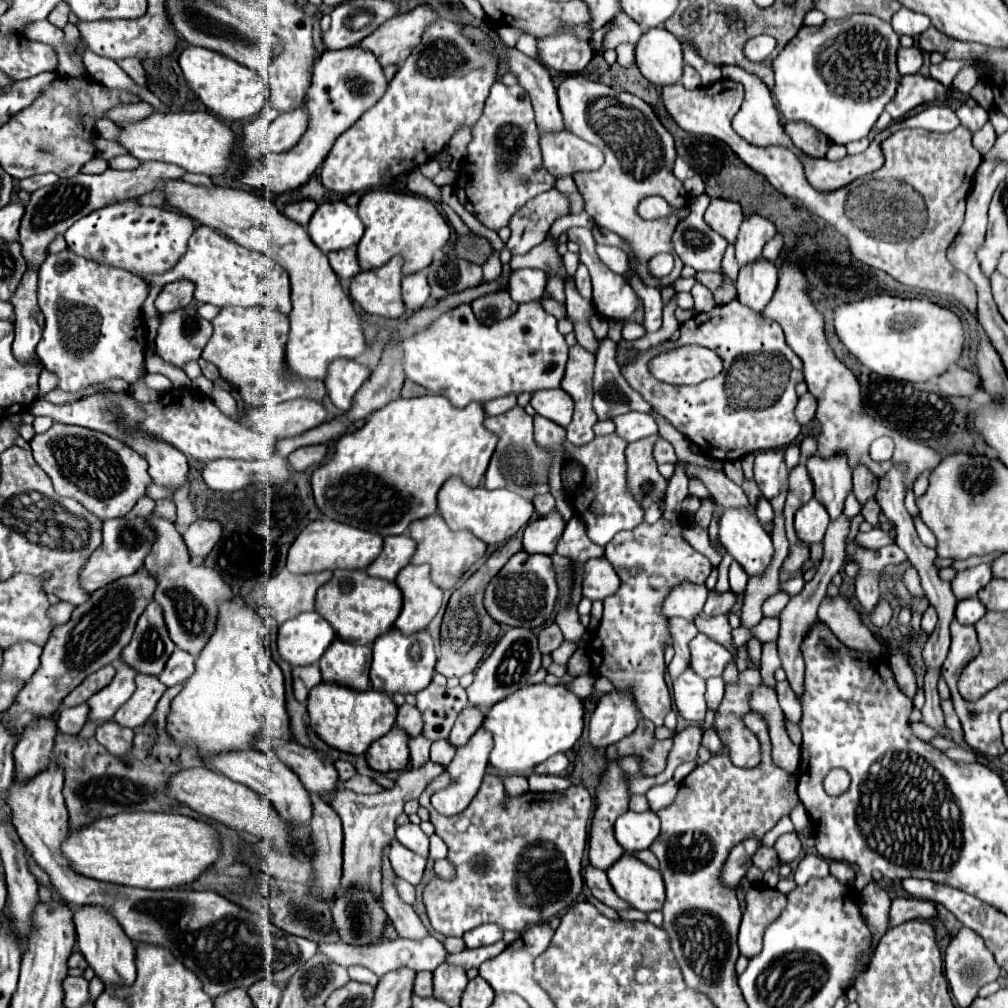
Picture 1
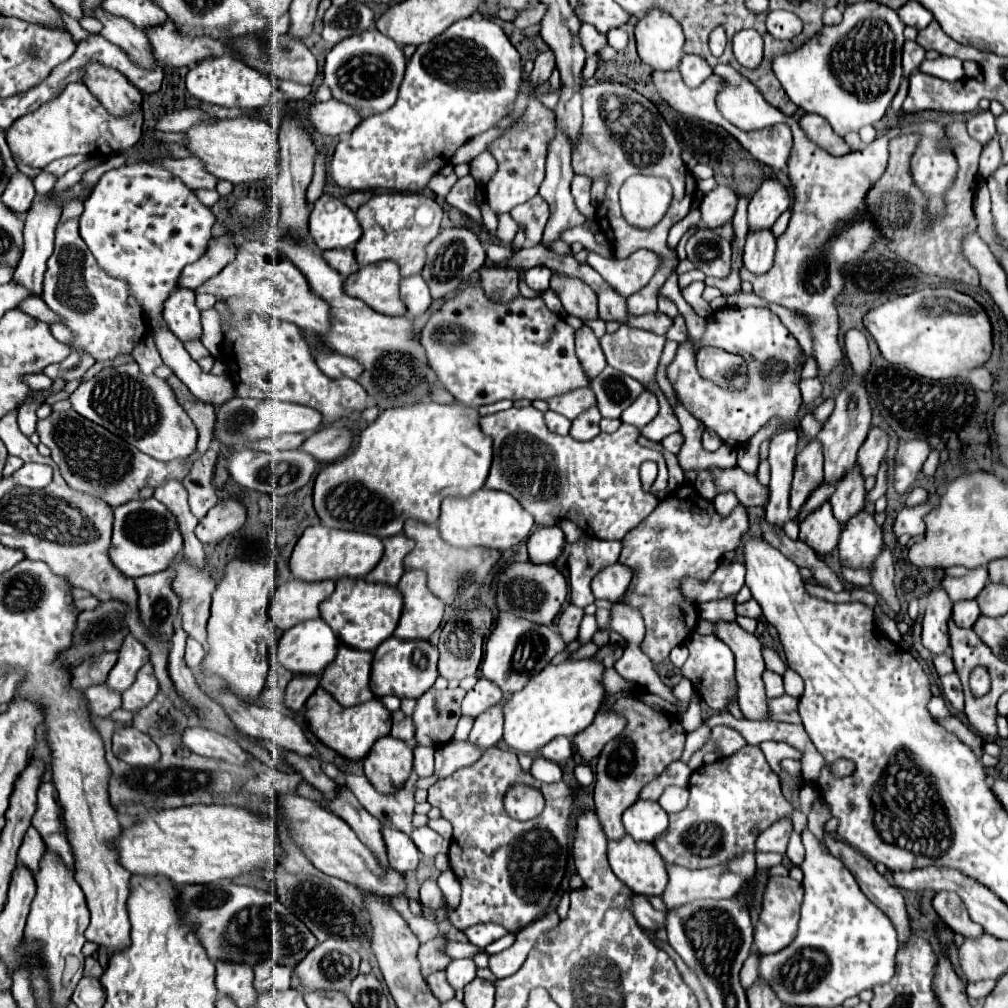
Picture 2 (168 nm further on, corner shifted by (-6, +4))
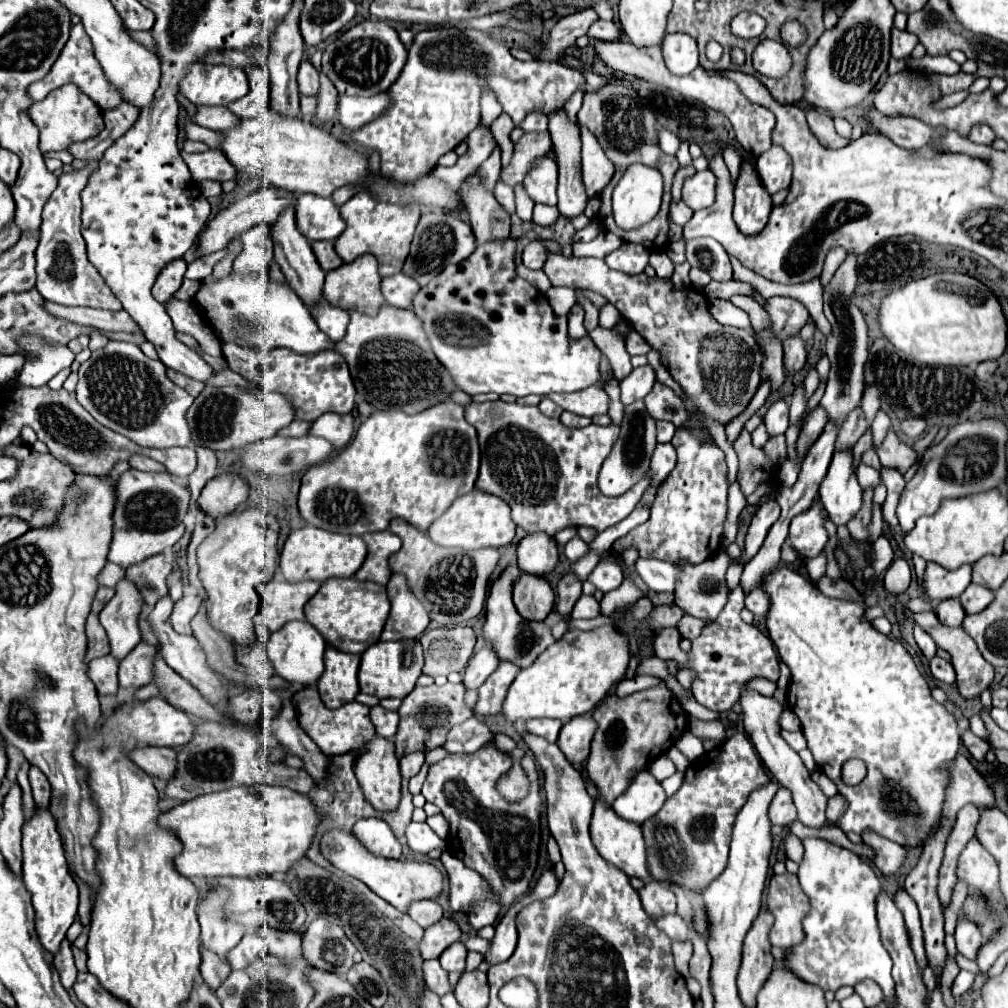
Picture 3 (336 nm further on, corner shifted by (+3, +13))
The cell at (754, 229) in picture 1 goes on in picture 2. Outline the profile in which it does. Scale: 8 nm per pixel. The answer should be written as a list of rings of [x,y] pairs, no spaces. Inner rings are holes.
[[[768,177],[762,187],[754,193],[748,205],[750,229],[770,229],[782,211],[790,207],[790,193],[778,181]]]

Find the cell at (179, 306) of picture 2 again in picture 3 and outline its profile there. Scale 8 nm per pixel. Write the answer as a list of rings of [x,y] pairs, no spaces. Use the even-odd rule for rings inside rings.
[[[179,258],[179,260],[167,264],[167,268],[163,268],[163,272],[159,274],[159,278],[153,286],[153,296],[157,302],[167,304],[173,298],[173,294],[179,290],[181,282],[183,282],[185,268],[187,268],[187,264],[183,258]]]

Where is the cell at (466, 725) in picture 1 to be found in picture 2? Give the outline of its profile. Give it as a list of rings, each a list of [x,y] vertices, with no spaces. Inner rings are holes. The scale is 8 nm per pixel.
[[[480,677],[478,683],[466,693],[464,701],[462,701],[462,713],[464,715],[472,715],[478,717],[480,713],[484,713],[484,709],[496,705],[502,699],[502,691],[500,687],[496,687],[492,681]]]

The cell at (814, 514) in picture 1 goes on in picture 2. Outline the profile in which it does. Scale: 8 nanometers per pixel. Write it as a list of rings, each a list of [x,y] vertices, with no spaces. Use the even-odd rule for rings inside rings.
[[[824,503],[800,523],[800,541],[804,541],[818,555],[834,551],[840,537],[840,523],[832,515],[832,507]]]

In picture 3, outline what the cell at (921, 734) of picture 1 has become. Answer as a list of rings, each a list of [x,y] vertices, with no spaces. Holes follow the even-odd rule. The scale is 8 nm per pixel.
[[[969,728],[969,730],[965,730],[965,732],[961,734],[961,740],[963,740],[965,748],[971,752],[971,756],[973,756],[975,760],[983,760],[983,754],[991,748],[991,746],[987,744],[987,740],[983,740],[983,738],[975,736],[975,734],[971,732],[971,728]]]

